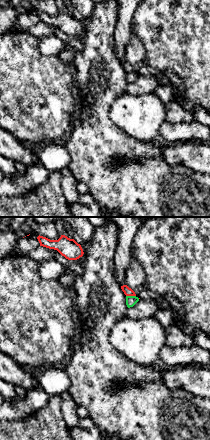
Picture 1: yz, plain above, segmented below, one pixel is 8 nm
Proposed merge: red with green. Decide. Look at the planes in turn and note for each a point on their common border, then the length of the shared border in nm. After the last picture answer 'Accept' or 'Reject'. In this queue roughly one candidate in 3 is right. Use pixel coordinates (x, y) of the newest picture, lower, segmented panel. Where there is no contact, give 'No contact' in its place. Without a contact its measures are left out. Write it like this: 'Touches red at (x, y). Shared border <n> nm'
Touches red at (131, 295). Shared border 80 nm

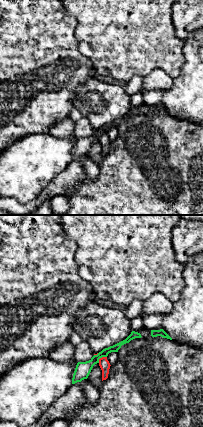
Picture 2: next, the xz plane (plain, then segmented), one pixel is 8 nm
Touches red at (102, 357). Shared border 90 nm

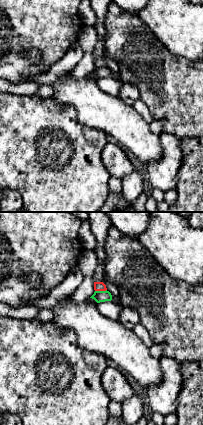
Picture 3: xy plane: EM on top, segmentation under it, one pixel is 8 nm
Touches red at (100, 290). Shared border 100 nm

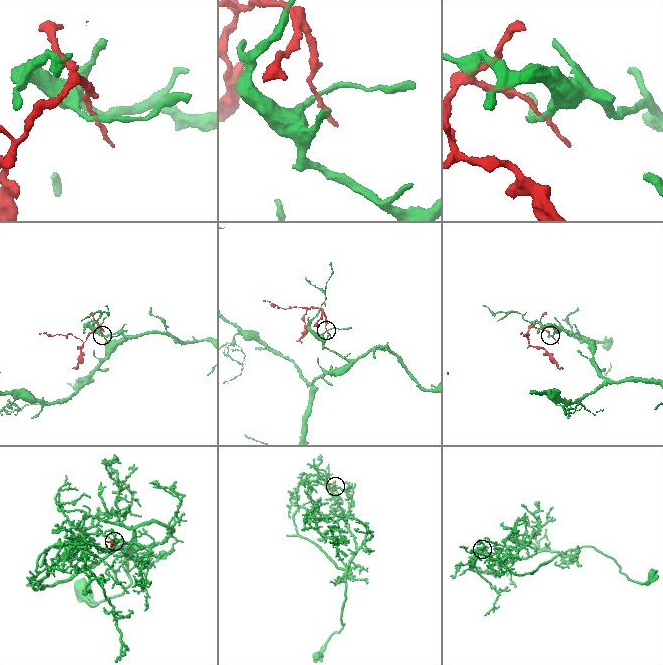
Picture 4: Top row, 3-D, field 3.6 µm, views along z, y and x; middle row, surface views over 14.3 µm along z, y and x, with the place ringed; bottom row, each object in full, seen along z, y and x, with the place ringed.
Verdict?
Reject

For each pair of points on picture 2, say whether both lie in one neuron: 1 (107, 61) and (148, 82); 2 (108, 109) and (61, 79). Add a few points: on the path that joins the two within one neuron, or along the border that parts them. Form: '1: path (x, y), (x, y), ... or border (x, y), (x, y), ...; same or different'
1: border (165, 72), (159, 68), (154, 68), (142, 78); different
2: border (91, 76), (76, 88), (73, 106); different

